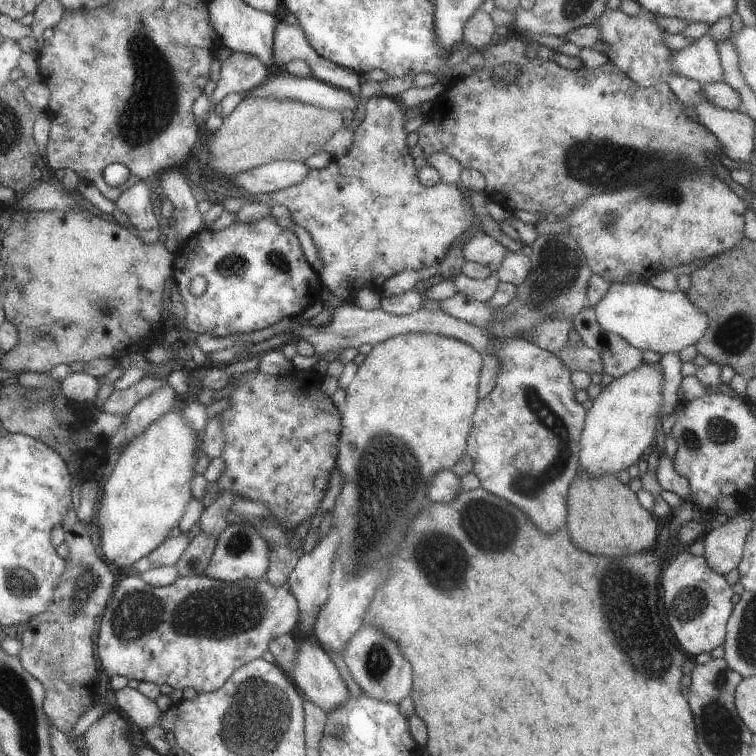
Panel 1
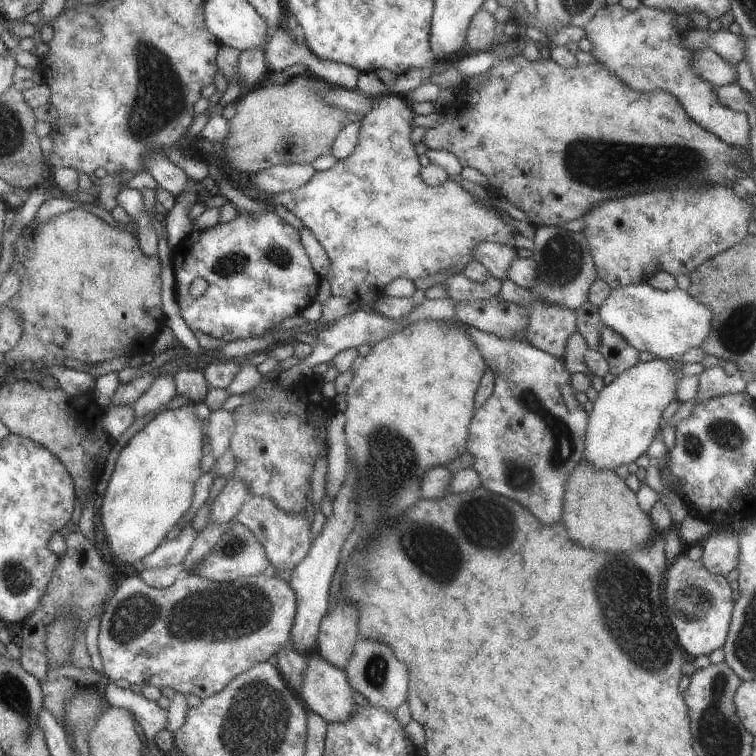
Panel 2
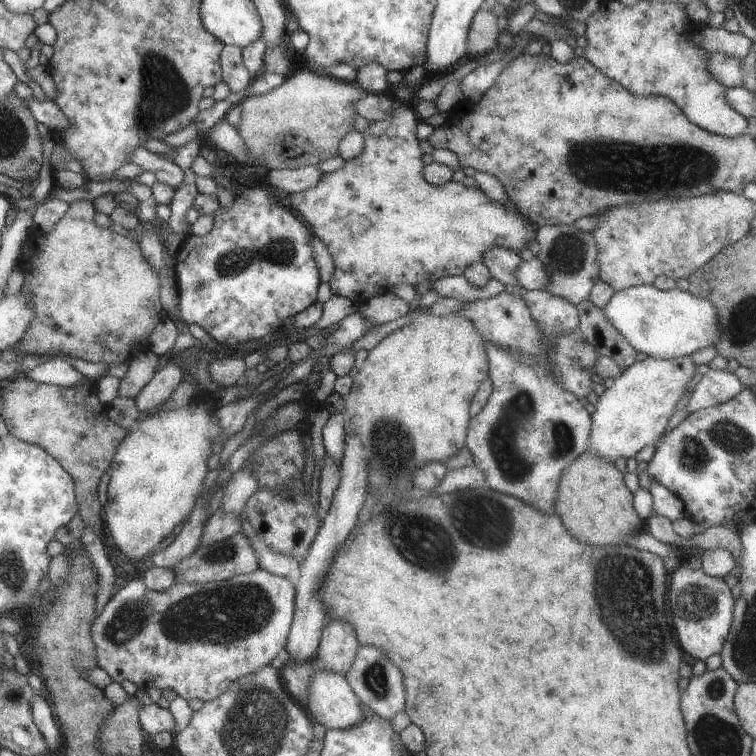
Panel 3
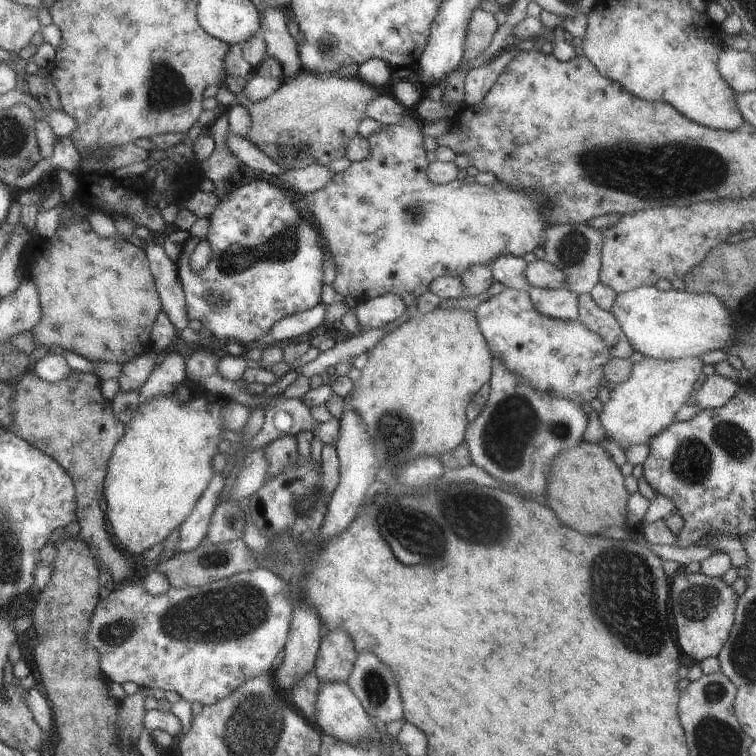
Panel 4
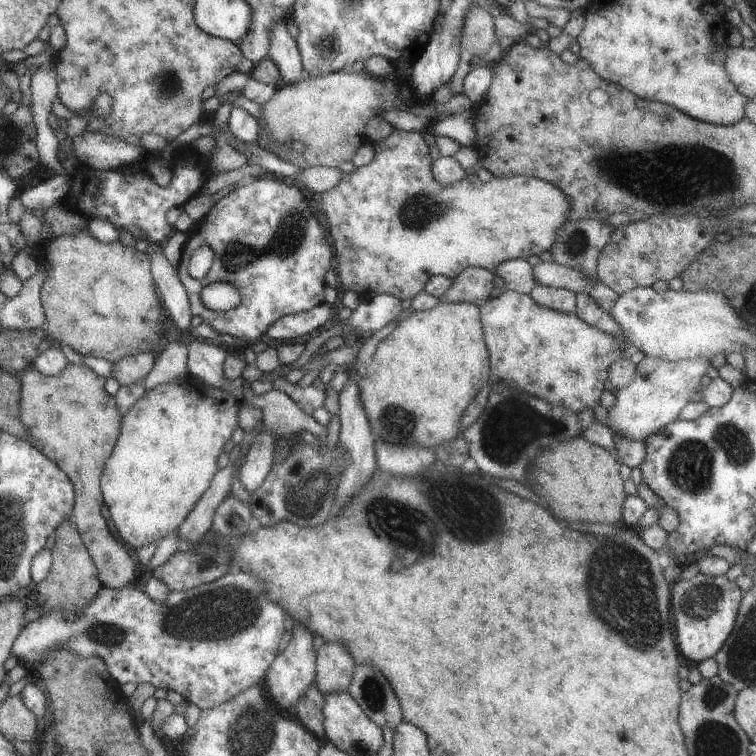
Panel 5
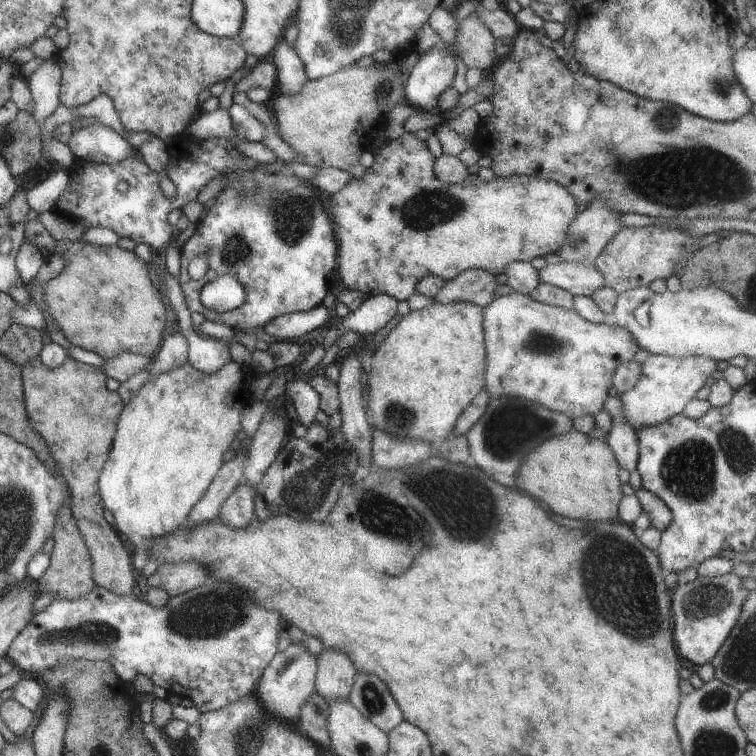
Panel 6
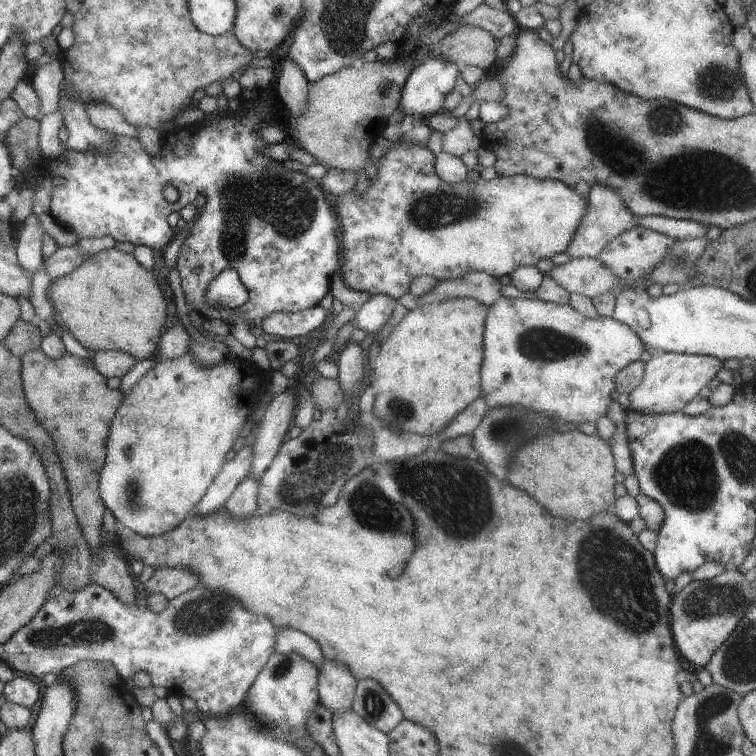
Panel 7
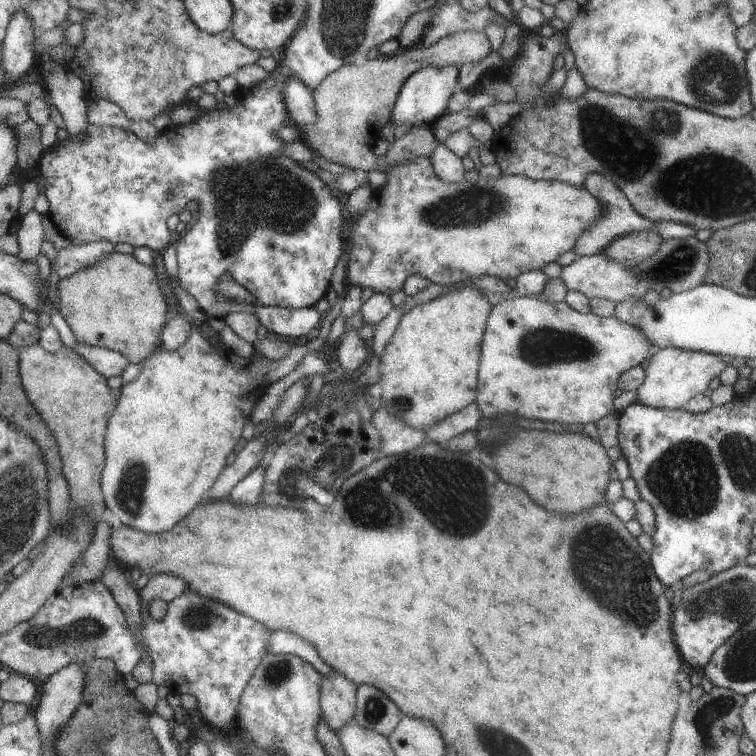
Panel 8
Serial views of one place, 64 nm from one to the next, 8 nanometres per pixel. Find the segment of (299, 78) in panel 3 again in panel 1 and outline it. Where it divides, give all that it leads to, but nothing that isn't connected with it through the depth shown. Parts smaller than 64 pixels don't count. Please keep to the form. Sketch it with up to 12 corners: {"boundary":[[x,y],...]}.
{"boundary":[[243,96],[207,136],[231,176],[304,162],[345,126],[338,110]]}

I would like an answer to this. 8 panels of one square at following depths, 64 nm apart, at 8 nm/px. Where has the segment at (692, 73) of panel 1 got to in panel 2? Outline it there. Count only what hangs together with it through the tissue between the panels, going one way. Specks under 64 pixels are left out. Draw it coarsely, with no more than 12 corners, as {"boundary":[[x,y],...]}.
{"boundary":[[707,46],[691,51],[689,68],[717,86],[737,78],[737,64],[727,64]]}

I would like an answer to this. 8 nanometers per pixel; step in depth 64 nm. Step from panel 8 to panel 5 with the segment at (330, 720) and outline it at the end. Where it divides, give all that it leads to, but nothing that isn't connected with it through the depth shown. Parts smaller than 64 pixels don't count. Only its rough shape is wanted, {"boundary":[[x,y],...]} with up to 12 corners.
{"boundary":[[344,644],[315,651],[315,688],[347,690],[356,664]]}

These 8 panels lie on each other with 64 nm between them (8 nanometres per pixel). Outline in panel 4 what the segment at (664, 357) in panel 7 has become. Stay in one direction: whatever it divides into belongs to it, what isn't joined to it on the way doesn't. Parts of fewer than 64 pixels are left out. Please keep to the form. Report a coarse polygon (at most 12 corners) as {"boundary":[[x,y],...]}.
{"boundary":[[643,357],[610,385],[598,420],[621,450],[673,421],[700,357]]}

